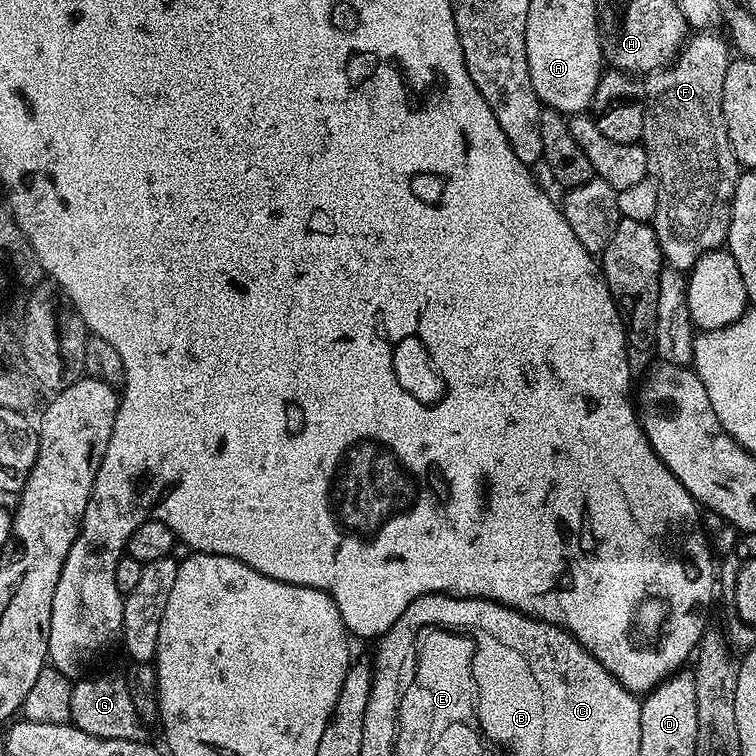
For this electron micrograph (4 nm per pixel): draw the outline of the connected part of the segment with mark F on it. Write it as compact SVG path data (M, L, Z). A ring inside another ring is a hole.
M700 30L695 34L689 35L684 47L680 50L679 56L671 64L661 68L660 71L651 73L644 84L644 134L642 143L646 150L646 158L648 159L648 175L651 179L658 182L658 210L650 223L656 229L656 237L669 268L691 270L698 262L698 258L702 258L702 254L713 252L727 241L732 199L734 198L736 183L742 171L740 164L734 158L734 150L730 146L730 138L728 137L726 122L724 121L724 111L722 110L722 82L726 78L726 70L730 63L730 55L728 56L730 44L723 35L720 37L715 36L716 34L712 30Z

